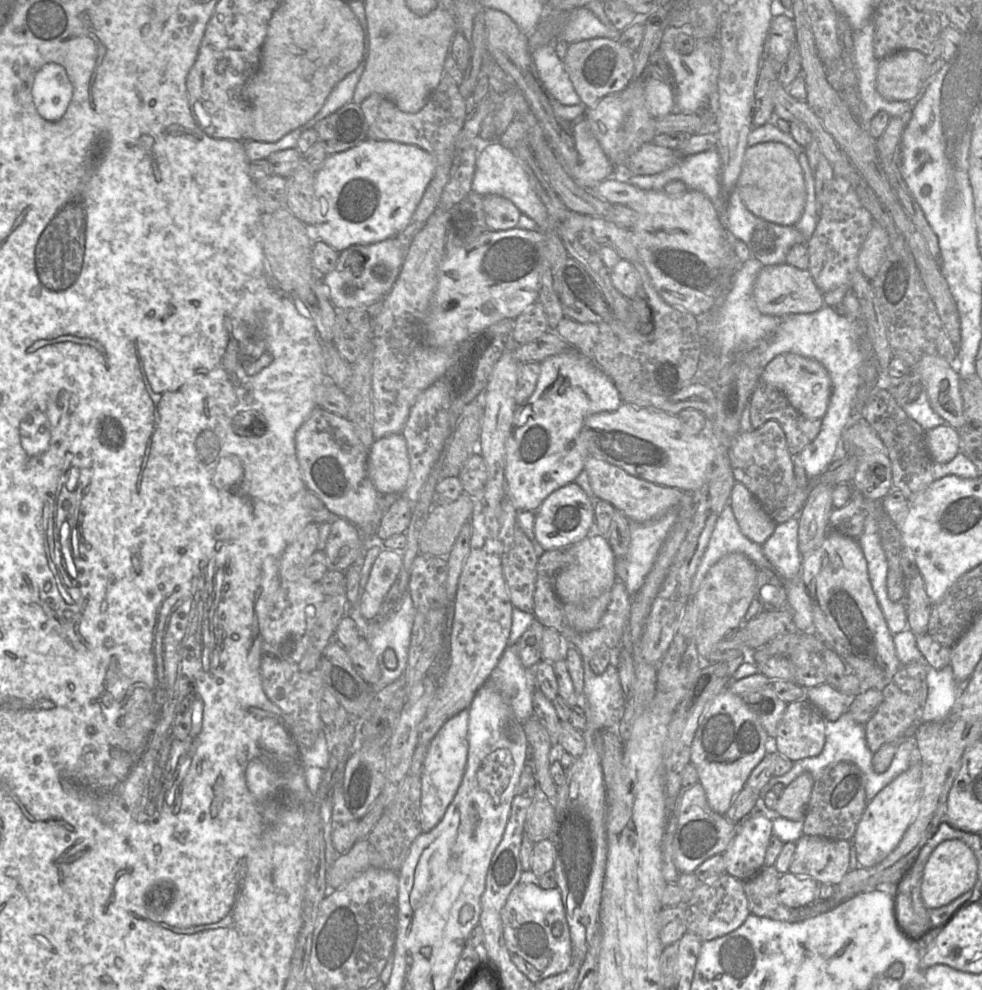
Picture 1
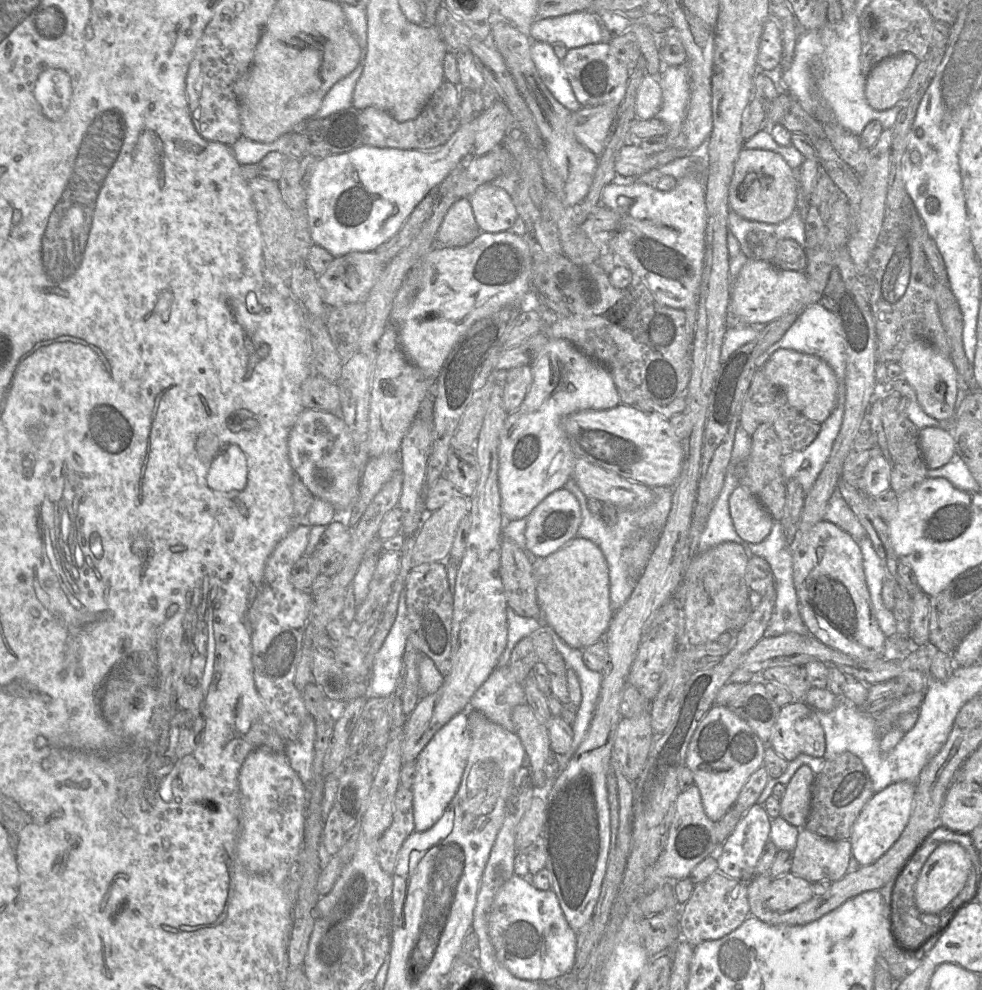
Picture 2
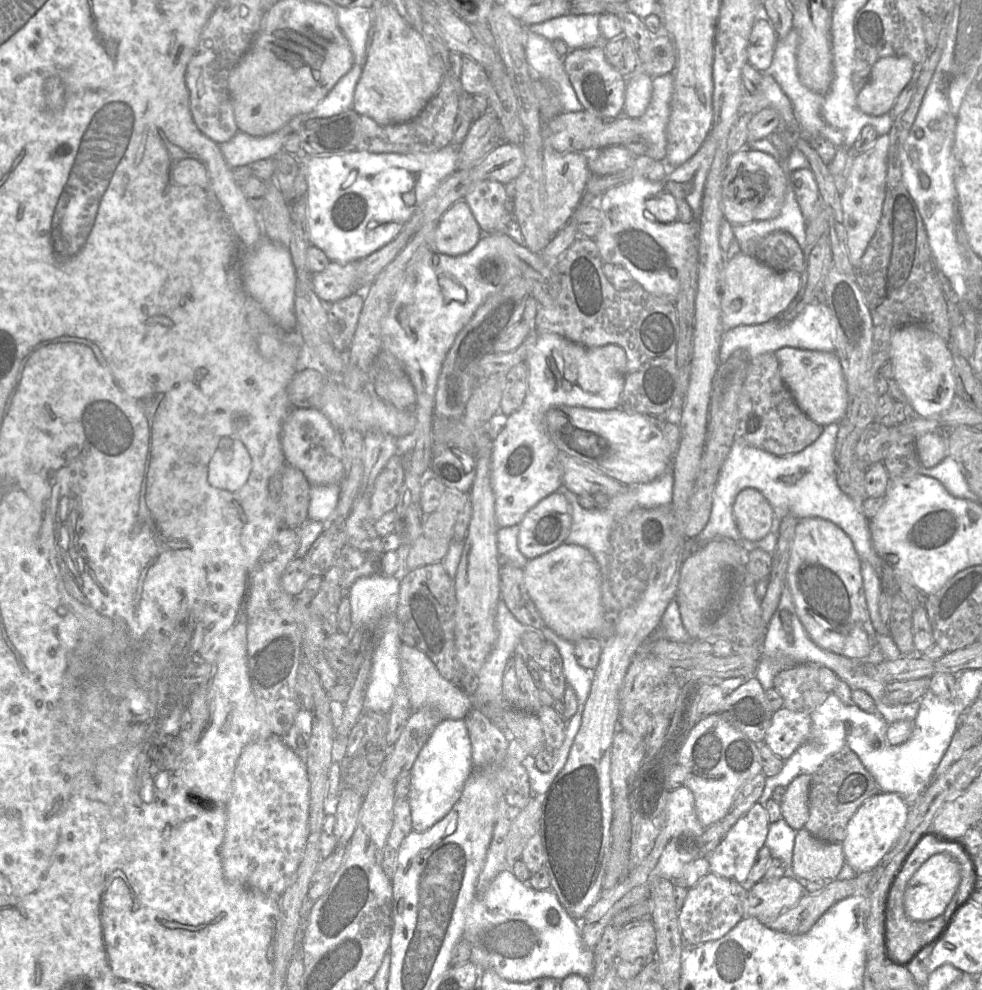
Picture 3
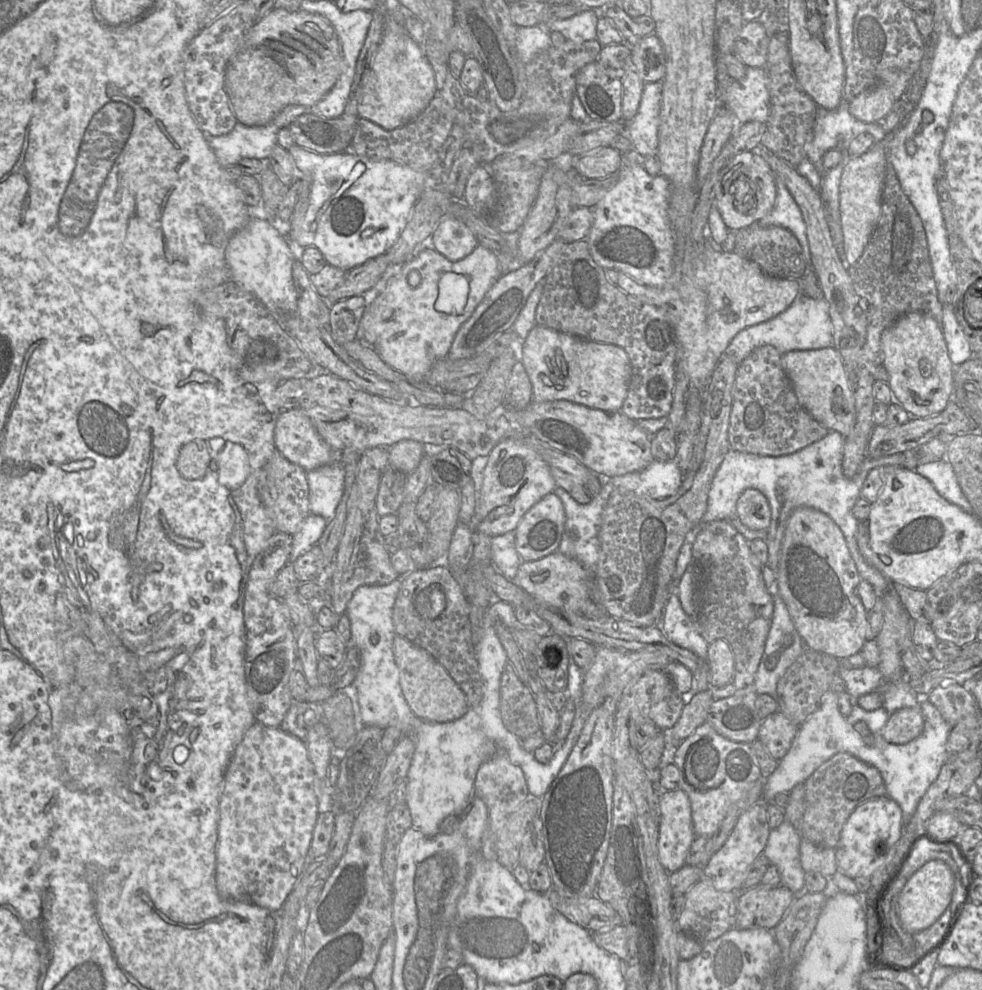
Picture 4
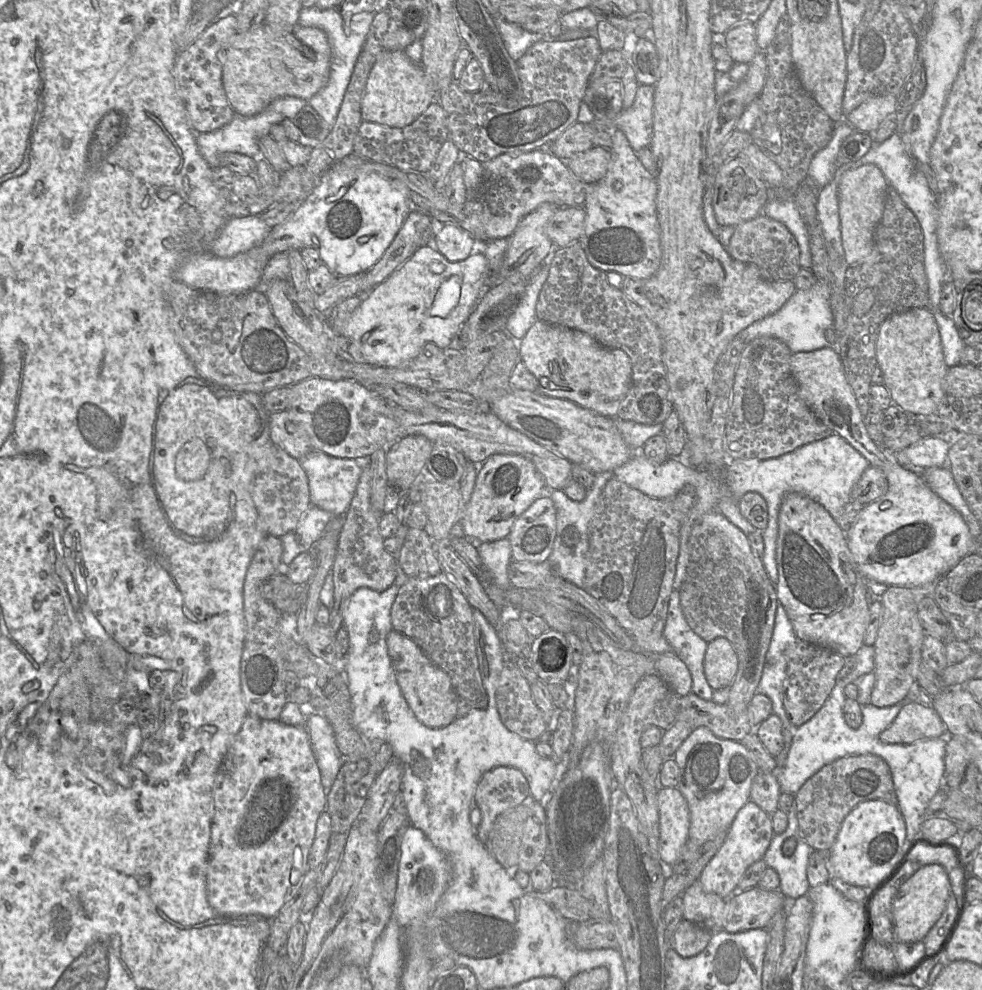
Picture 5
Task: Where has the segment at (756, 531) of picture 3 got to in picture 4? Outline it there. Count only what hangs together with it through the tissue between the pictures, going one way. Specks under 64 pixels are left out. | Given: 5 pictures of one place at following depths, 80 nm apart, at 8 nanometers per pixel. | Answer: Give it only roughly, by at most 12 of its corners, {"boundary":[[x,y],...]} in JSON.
{"boundary":[[757,489],[745,490],[736,514],[751,530],[767,530],[771,510]]}

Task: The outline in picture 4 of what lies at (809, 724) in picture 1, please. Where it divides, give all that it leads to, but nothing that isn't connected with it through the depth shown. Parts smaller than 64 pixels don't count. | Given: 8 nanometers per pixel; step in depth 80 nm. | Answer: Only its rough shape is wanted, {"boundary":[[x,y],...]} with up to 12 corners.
{"boundary":[[782,711],[763,720],[758,739],[780,761],[800,725]]}

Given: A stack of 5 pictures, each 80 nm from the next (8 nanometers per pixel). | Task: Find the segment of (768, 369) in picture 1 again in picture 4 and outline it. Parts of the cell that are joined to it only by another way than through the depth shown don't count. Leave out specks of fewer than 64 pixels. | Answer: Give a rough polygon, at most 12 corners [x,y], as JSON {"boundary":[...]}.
{"boundary":[[834,347],[781,362],[802,408],[848,436],[855,402]]}

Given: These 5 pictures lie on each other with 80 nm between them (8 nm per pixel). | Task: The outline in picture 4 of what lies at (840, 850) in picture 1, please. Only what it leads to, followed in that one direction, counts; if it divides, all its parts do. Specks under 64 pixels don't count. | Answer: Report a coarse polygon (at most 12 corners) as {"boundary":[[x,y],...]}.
{"boundary":[[802,838],[799,851],[805,872],[830,878],[838,870],[835,848]]}

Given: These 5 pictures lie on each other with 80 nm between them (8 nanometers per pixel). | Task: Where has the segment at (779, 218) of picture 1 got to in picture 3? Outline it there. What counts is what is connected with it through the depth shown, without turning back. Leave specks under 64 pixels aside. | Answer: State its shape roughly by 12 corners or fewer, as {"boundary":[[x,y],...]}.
{"boundary":[[734,153],[722,180],[731,225],[779,215],[788,172],[773,156]]}

